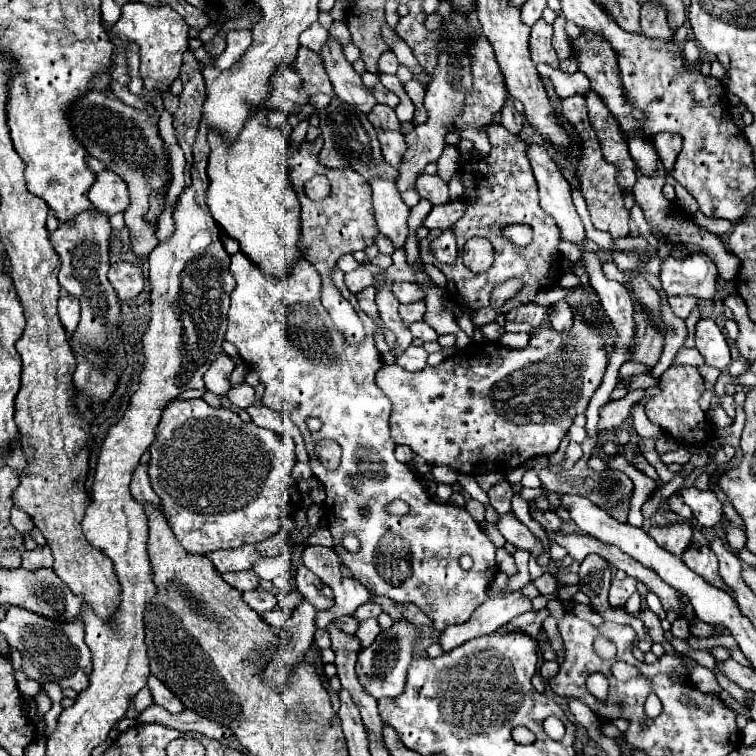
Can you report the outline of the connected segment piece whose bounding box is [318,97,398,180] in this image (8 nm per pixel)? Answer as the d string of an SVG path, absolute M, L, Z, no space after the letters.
M334 97L328 107L320 109L320 129L322 129L322 137L324 137L324 147L320 151L318 161L322 165L352 167L364 179L372 179L374 175L378 175L378 177L394 180L398 176L398 171L394 167L390 167L382 157L374 125L368 121L366 115L362 115L362 111L358 111L356 107L350 107L350 103L344 103L342 99Z

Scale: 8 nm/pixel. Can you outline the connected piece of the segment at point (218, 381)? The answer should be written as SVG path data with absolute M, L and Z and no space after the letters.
M220 353L214 361L212 361L212 365L210 365L210 369L206 371L206 375L204 375L204 383L206 383L206 389L208 391L212 391L212 393L216 393L216 395L226 395L226 391L228 391L228 387L230 387L230 373L234 371L234 359L230 357L230 355L226 355L226 353Z

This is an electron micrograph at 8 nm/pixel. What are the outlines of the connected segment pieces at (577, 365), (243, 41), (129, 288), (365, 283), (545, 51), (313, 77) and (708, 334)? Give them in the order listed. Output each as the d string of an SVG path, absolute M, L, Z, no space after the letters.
M580 315L568 333L540 329L524 349L506 349L500 343L470 343L436 367L410 373L400 365L384 365L376 385L390 397L390 435L396 445L408 445L430 465L448 465L458 473L480 475L484 471L506 473L536 455L552 455L578 413L584 413L594 391L602 383L608 359L604 339Z
M244 29L244 31L228 31L228 35L226 35L226 49L222 51L222 55L218 55L214 59L214 65L218 69L232 67L242 57L242 53L250 47L250 43L252 43L250 29Z
M112 263L108 271L108 281L122 301L134 299L144 289L144 273L136 263Z
M360 265L358 269L346 273L346 285L348 285L348 289L350 289L352 293L358 293L358 291L362 291L364 287L370 287L372 283L374 283L374 275L372 275L364 265Z
M542 19L534 23L530 35L530 53L534 63L548 63L550 67L558 67L554 63L554 49L552 49L552 25L544 23Z
M300 47L298 57L296 57L296 71L302 75L304 87L310 95L326 93L326 95L334 97L332 83L324 71L324 65L322 65L322 59L318 53L314 53L308 47Z
M700 319L696 325L696 349L702 353L708 365L724 369L730 365L730 349L726 337L714 319Z

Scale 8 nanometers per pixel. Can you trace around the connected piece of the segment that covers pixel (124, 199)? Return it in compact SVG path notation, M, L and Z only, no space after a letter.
M102 171L96 175L94 185L90 187L90 201L96 209L108 215L126 211L130 203L126 183L122 183L122 177L114 171Z

